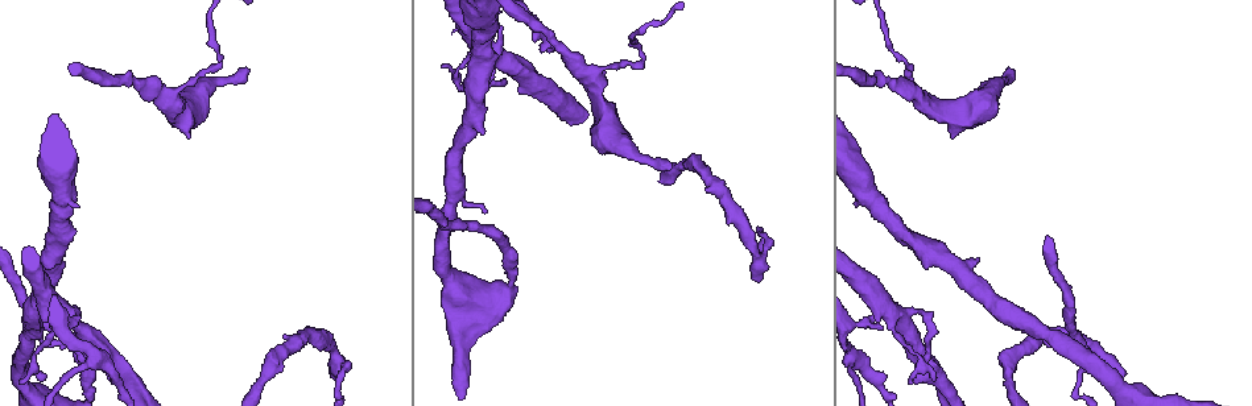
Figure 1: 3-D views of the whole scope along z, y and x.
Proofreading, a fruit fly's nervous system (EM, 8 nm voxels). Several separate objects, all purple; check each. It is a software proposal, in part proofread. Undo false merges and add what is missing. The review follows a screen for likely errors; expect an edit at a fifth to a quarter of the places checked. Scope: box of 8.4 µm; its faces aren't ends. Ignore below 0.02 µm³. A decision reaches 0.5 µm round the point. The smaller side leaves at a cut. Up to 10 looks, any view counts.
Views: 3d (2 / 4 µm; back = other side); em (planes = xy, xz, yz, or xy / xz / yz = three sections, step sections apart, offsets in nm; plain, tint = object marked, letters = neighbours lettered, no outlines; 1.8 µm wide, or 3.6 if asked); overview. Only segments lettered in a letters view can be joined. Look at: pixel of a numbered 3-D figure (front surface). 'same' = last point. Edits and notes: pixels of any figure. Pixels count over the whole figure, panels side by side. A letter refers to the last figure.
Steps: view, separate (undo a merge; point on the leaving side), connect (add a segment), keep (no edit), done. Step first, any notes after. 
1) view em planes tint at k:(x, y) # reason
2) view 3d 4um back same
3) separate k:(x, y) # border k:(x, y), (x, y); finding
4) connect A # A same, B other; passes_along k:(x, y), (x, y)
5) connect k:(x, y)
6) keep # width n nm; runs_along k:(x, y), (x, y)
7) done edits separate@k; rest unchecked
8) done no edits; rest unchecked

view em xy step 16 letters at 1:(44, 379) # tapers out

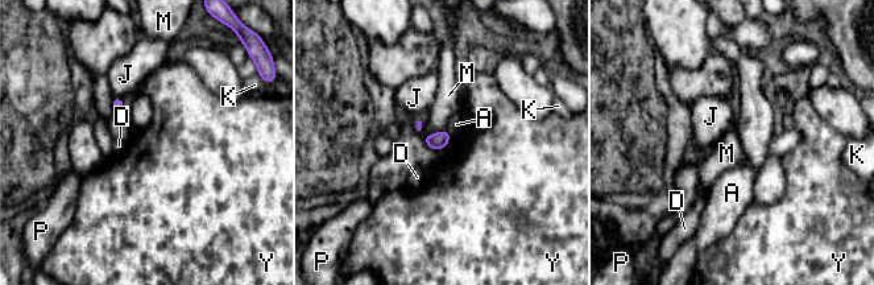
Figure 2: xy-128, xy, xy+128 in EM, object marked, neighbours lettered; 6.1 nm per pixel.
keep # A other, D other, J other, K other, M other, P other, Y other; border 2:(446, 128), (427, 133), (422, 139); no lettered segment goes on from it

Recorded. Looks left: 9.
view em xz step 8 letters at 1:(248, 70) # free end

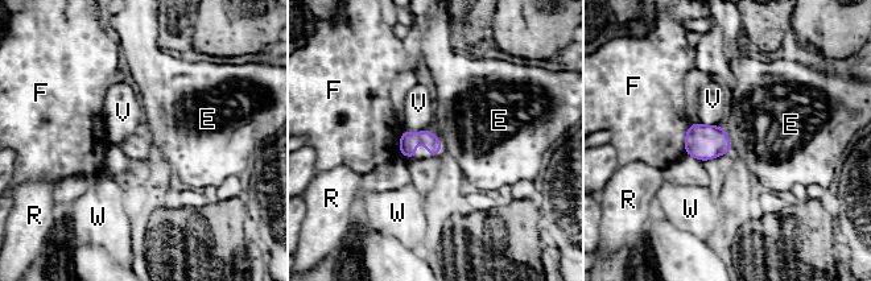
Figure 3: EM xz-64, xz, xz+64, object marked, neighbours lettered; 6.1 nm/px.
keep # E other, F other, R other, V other, W other; no lettered segment goes on from it

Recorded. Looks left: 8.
view 3d 4um at 1:(595, 72)

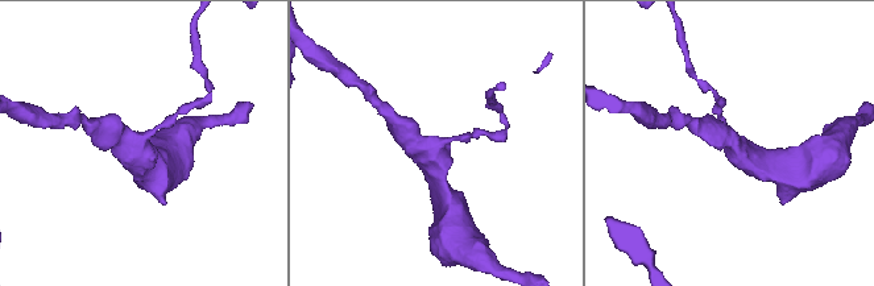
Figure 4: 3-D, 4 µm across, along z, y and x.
view em planes letters at 4:(734, 144) # arms 3

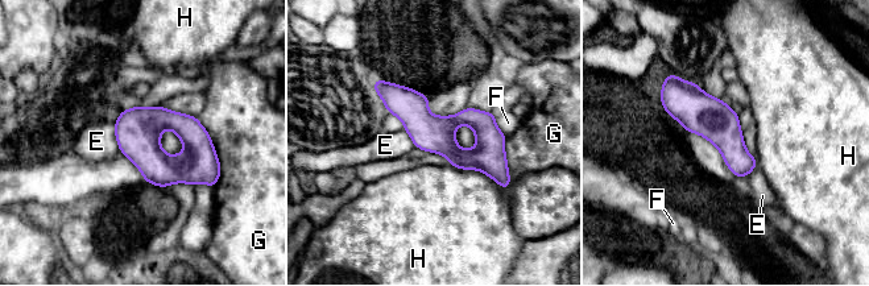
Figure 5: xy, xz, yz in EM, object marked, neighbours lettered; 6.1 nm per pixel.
keep # width 220 nm; E other, F other, G other, H other; border 5:(115, 121), (115, 140), (119, 149); all the same cell

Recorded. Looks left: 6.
view em 3.6um xz step 4 tint at 1:(334, 380)

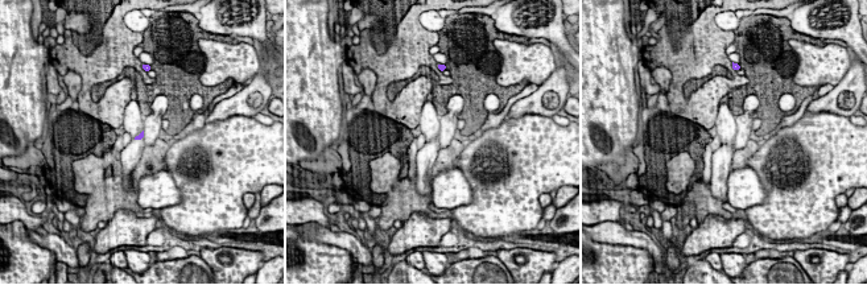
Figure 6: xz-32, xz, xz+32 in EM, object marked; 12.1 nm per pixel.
view em 3.6um planes letters same # another direction

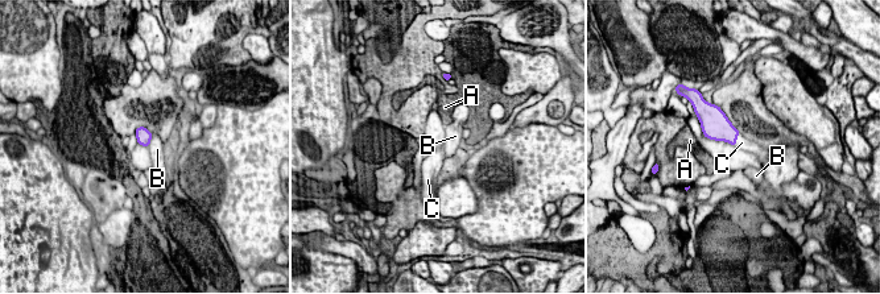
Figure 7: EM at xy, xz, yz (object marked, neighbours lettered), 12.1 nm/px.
connect C # longest_contact C 180 nm; A other, B other, C same; the cell continues

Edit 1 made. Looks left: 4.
done edits connect@7; rest unchecked

